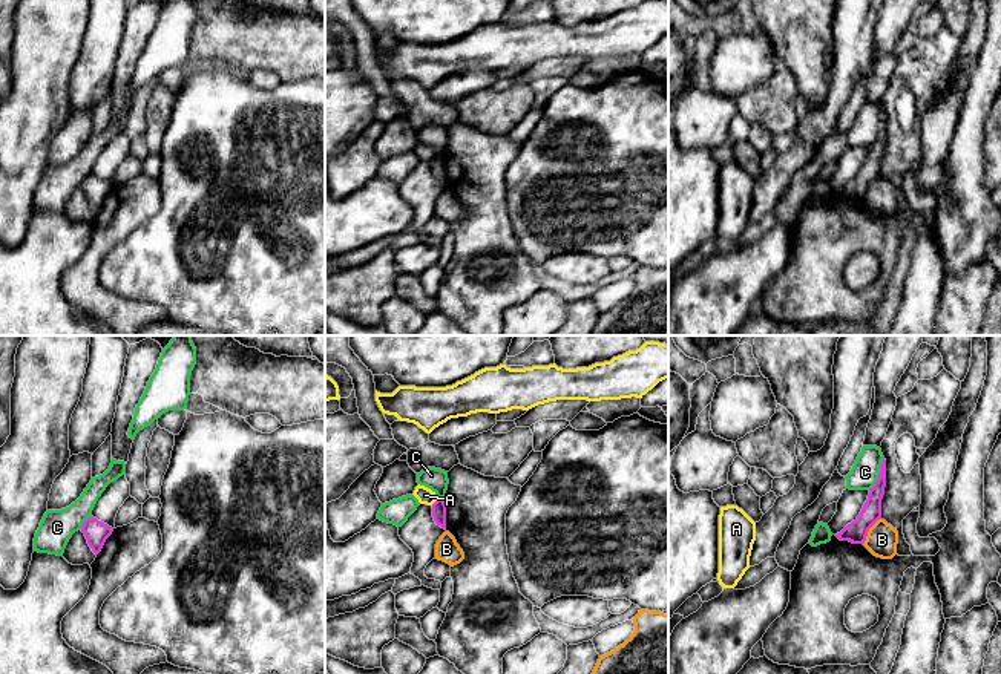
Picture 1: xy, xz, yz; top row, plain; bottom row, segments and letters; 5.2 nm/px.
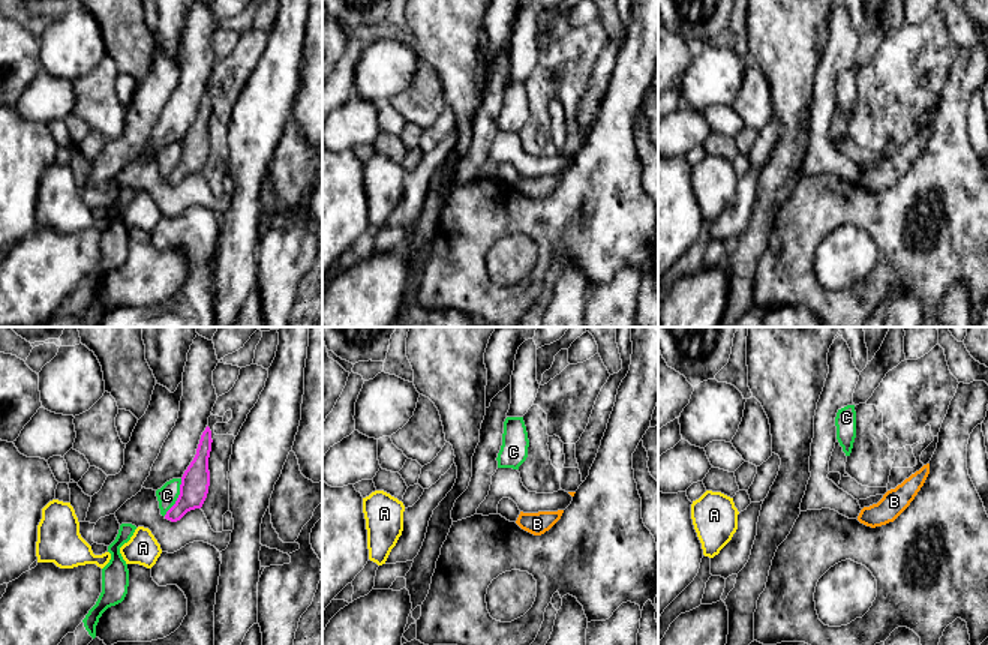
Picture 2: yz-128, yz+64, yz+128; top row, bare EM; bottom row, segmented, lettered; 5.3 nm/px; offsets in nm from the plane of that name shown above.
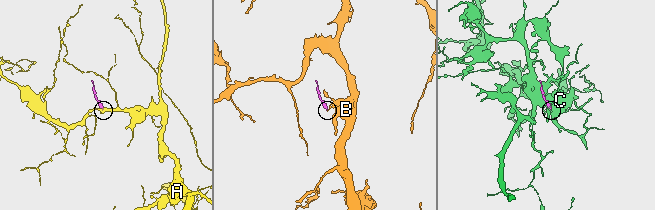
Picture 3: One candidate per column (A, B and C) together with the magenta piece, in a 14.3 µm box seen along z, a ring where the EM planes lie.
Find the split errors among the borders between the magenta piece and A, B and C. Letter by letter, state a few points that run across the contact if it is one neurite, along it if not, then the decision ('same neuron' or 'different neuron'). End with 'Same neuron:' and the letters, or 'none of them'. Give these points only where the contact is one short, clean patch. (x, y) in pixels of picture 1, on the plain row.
A: line xz (437, 155), (431, 161); different neuron
B: line yz (880, 175), (869, 186), (863, 201); different neuron
C: line yz (883, 114), (879, 123), (879, 135), (869, 147); different neuron
Same neuron: none of them

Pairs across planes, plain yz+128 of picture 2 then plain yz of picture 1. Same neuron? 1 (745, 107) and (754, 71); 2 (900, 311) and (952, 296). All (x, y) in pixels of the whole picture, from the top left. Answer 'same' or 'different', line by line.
1: different
2: different

